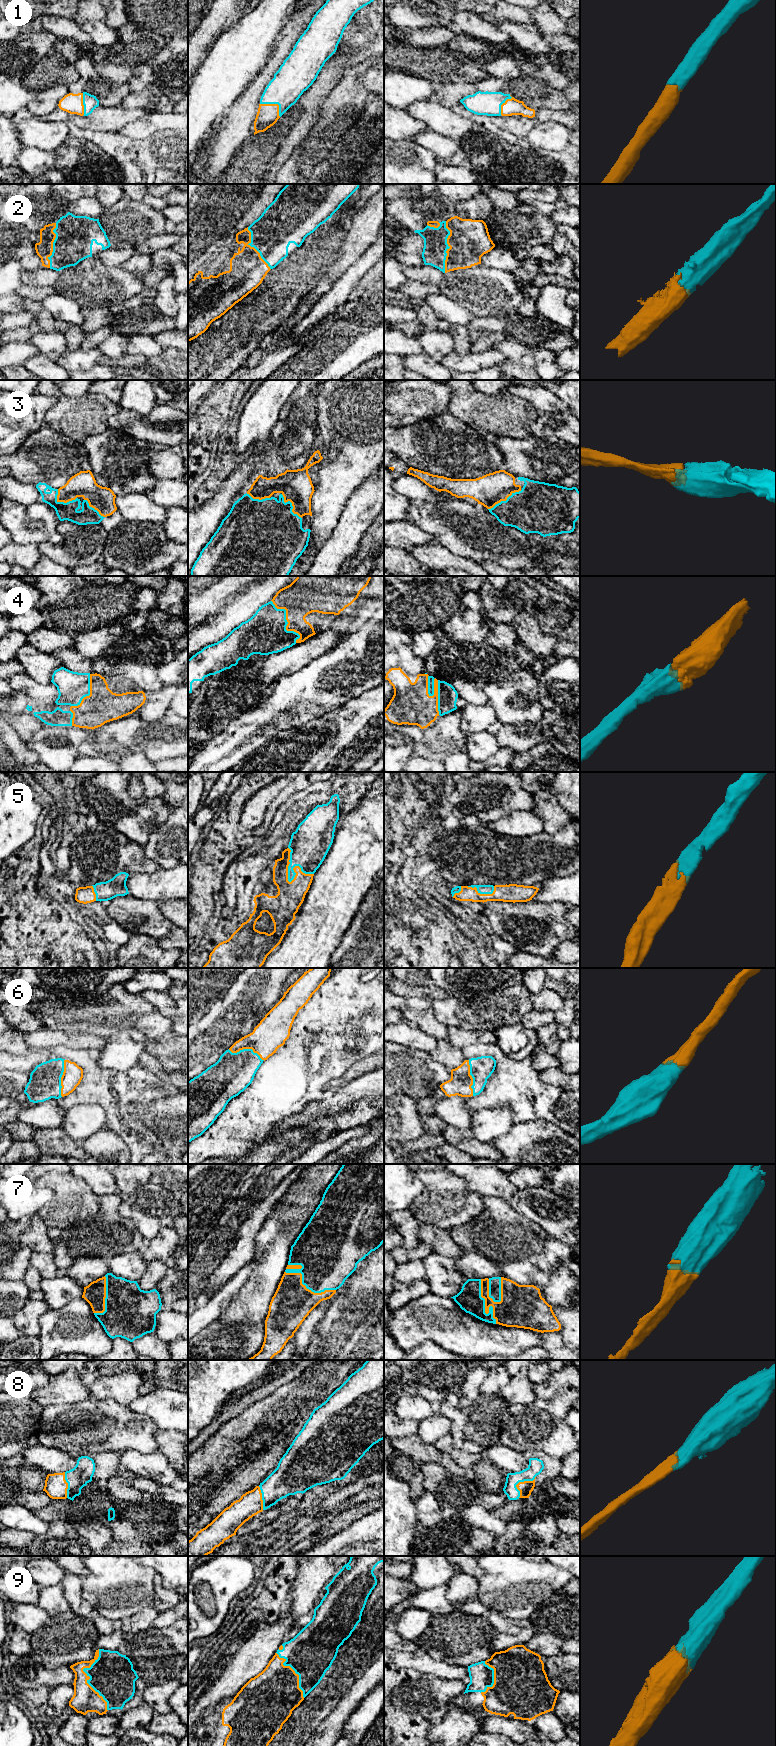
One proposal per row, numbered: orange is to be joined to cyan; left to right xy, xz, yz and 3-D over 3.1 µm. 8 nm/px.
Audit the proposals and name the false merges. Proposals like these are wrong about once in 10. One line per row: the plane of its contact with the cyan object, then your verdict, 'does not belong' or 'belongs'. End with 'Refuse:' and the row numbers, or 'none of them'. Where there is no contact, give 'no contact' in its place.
1: meets cyan in xz; belongs
2: meets cyan in yz; belongs
3: meets cyan in yz; belongs
4: meets cyan in xz; belongs
5: meets cyan in xz; belongs
6: meets cyan in xz; belongs
7: meets cyan in yz; belongs
8: meets cyan in yz; belongs
9: meets cyan in xy; belongs
Refuse: none of them

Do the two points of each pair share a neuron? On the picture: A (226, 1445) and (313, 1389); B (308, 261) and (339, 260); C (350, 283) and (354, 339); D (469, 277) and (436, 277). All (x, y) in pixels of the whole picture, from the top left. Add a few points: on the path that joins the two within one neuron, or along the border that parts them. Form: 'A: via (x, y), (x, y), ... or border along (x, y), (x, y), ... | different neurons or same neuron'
A: via (248, 1428), (271, 1415), (291, 1399) | same neuron
B: border along (344, 239), (332, 263), (319, 279) | different neurons
C: border along (347, 300), (330, 316) | different neurons
D: border along (444, 273), (444, 276), (437, 285) | different neurons

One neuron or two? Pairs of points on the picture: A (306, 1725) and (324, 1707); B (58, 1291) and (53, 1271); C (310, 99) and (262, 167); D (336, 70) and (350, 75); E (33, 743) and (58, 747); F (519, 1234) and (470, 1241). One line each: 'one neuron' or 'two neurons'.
A: one neuron
B: two neurons
C: one neuron
D: two neurons
E: one neuron
F: one neuron

